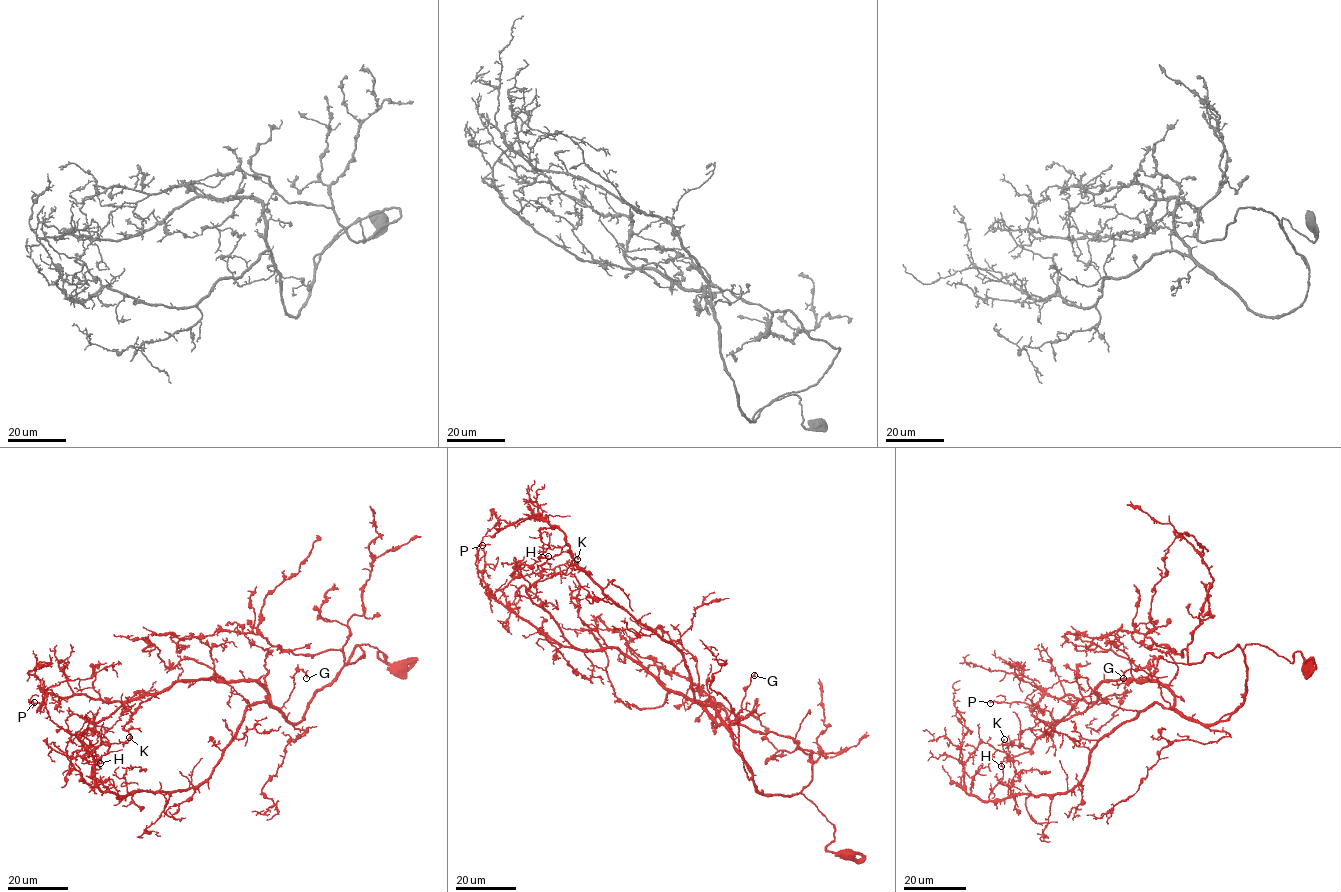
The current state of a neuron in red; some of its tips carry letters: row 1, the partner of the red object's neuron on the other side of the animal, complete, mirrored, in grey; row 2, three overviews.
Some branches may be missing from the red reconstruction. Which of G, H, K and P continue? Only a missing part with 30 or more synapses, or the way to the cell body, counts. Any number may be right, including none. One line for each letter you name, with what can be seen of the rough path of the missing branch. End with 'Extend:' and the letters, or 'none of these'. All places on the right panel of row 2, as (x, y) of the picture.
Extend: none of these

